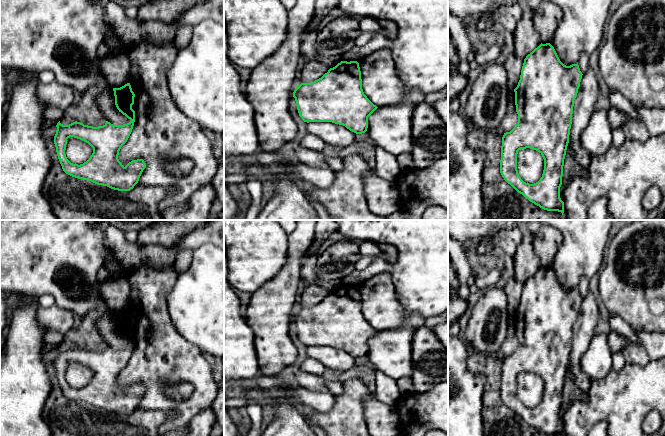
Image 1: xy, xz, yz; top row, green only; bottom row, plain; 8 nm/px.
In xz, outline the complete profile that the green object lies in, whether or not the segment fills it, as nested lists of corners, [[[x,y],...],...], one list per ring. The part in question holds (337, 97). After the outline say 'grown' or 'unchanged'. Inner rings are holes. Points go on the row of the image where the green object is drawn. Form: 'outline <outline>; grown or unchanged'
outline [[[341,61],[314,82],[301,83],[293,97],[304,122],[332,122],[356,134],[367,131],[368,117],[378,108],[363,92],[357,61]]]; unchanged

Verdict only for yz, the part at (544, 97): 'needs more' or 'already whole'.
already whole

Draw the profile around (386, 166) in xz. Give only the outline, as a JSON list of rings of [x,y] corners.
[[[374,147],[375,150],[375,168],[377,176],[387,181],[395,181],[401,169],[396,156],[388,153],[380,147]]]

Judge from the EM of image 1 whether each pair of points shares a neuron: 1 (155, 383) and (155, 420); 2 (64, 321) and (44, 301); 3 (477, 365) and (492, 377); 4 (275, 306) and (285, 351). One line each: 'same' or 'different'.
1: different
2: different
3: same
4: same

